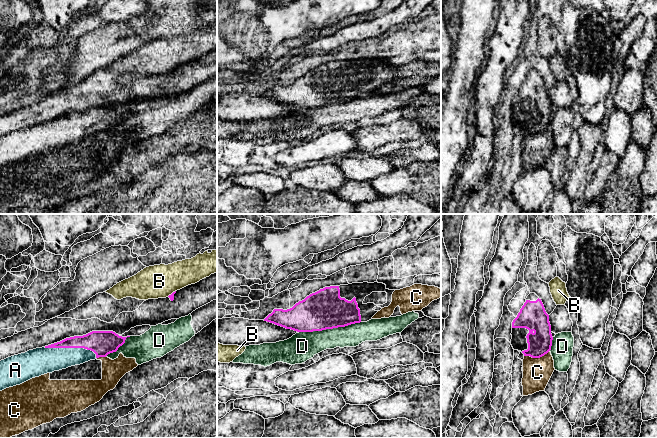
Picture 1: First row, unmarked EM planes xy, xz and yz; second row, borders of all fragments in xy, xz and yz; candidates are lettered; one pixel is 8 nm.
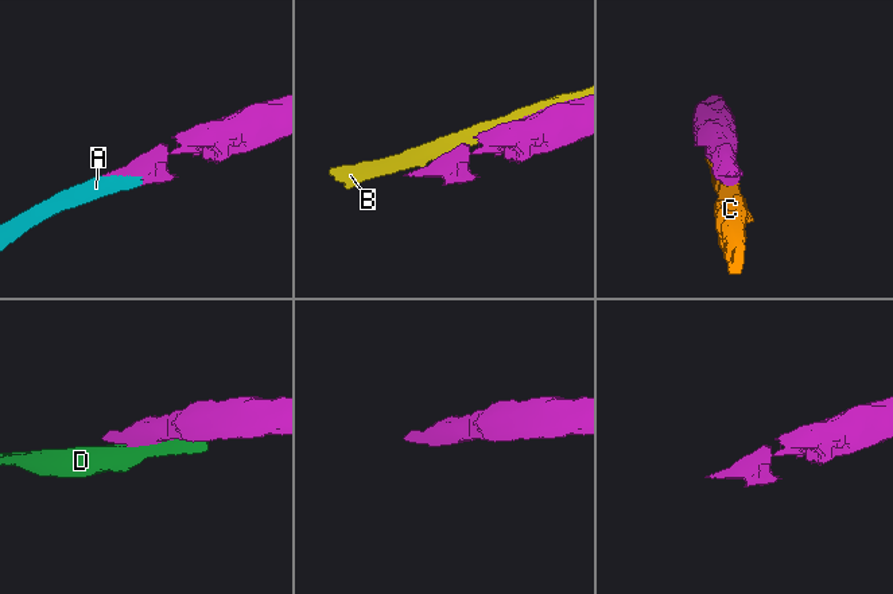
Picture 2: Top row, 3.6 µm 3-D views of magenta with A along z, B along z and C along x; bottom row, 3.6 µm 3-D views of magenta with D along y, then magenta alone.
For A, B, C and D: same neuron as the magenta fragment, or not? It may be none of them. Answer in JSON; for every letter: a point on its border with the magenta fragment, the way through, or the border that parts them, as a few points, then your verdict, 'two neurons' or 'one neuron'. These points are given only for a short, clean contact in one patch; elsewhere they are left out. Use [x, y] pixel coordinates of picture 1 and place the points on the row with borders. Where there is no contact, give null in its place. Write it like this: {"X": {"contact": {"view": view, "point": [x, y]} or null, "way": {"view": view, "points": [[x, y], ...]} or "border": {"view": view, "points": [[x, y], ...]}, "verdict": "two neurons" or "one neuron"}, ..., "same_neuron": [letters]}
{"A": {"contact": {"view": "xy", "point": [71, 347]}, "verdict": "one neuron"}, "B": {"contact": {"view": "xy", "point": [172, 293]}, "verdict": "two neurons"}, "C": {"contact": {"view": "yz", "point": [536, 357]}, "verdict": "two neurons"}, "D": {"contact": {"view": "xz", "point": [329, 328]}, "verdict": "two neurons"}, "same_neuron": ["A"]}

